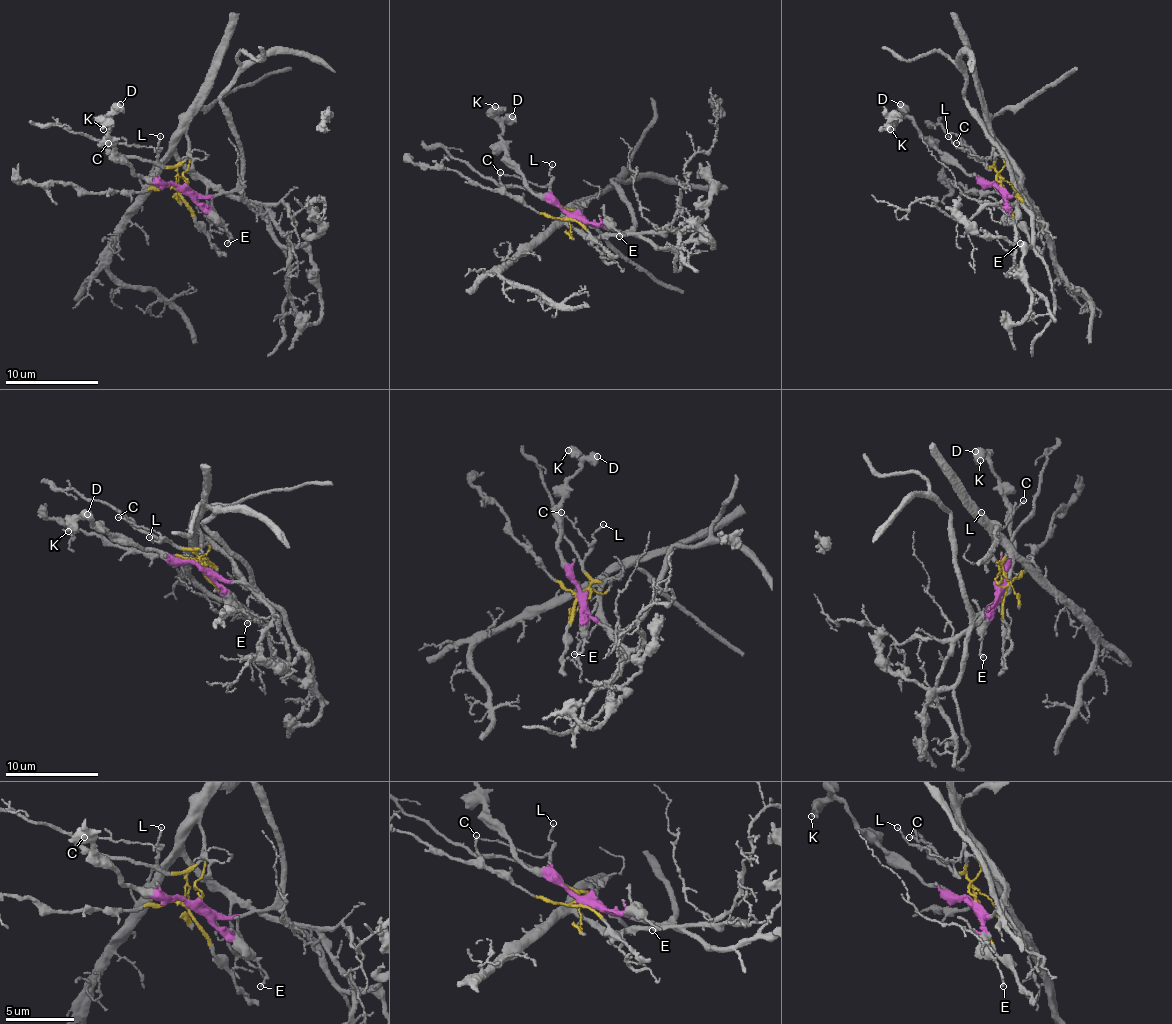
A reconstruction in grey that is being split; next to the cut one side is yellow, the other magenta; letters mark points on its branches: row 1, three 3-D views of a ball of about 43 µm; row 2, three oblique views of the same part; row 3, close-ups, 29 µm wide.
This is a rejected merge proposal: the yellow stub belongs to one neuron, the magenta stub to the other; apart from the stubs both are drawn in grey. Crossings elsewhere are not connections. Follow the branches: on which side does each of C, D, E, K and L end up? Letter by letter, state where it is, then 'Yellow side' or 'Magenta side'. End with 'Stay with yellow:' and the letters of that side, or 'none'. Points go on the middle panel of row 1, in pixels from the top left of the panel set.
C: Place: (500, 172). Yellow side
D: Place: (512, 116). Magenta side
E: Place: (619, 236). Magenta side
K: Place: (495, 106). Magenta side
L: Place: (552, 164). Yellow side
Stay with yellow: C, L

